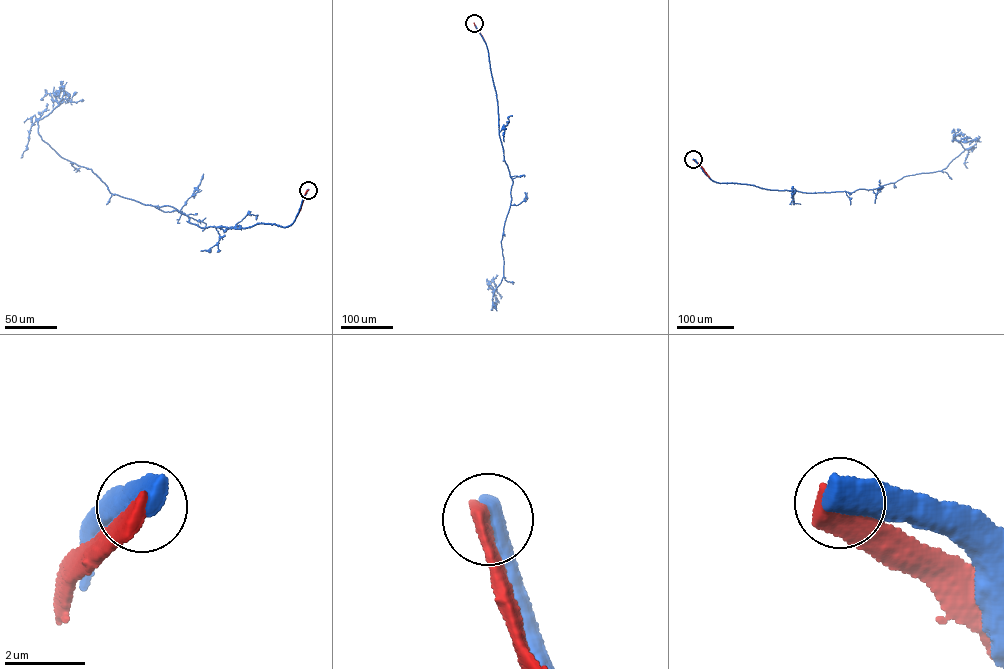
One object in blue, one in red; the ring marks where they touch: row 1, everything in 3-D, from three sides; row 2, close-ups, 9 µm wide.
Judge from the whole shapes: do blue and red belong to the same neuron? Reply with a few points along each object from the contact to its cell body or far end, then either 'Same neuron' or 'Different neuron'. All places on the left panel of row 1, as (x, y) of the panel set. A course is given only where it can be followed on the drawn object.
Course of blue: (308, 190), (284, 227), (199, 227), (168, 205), (110, 193), (44, 141), (38, 121), (59, 105), (56, 96). Course of red: (308, 190), (295, 218). Different neuron

